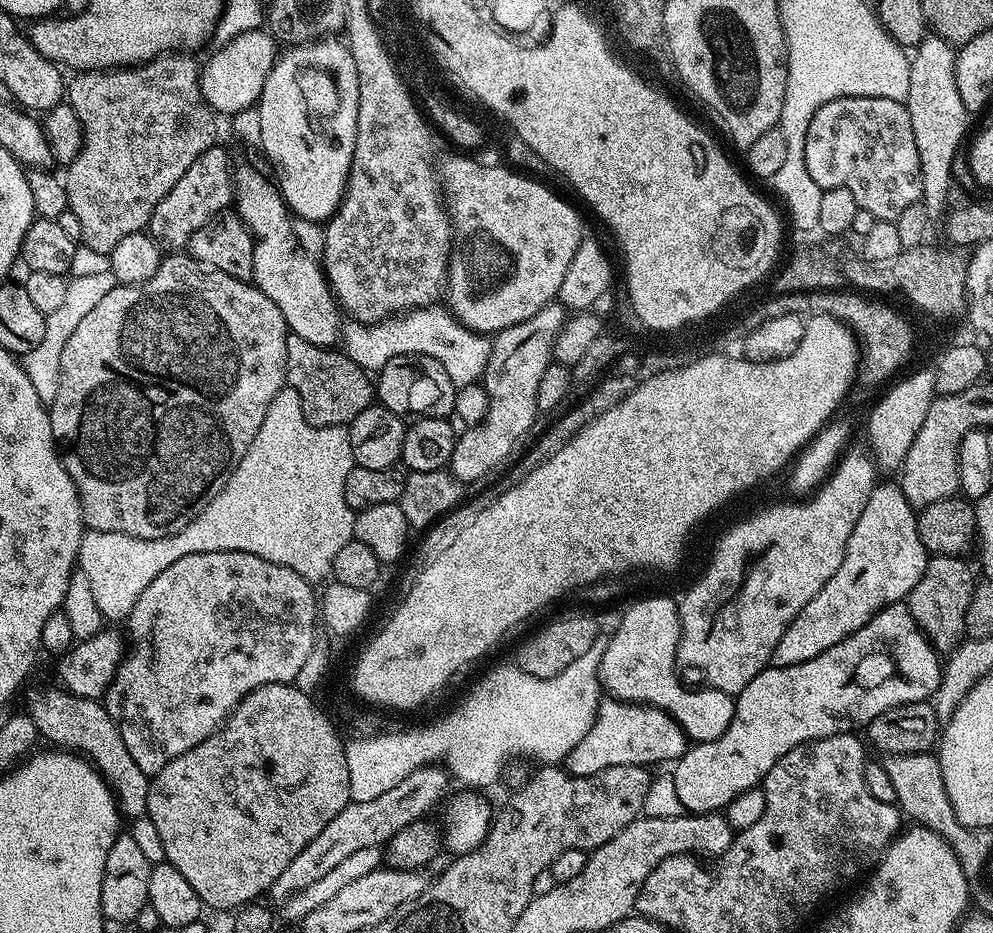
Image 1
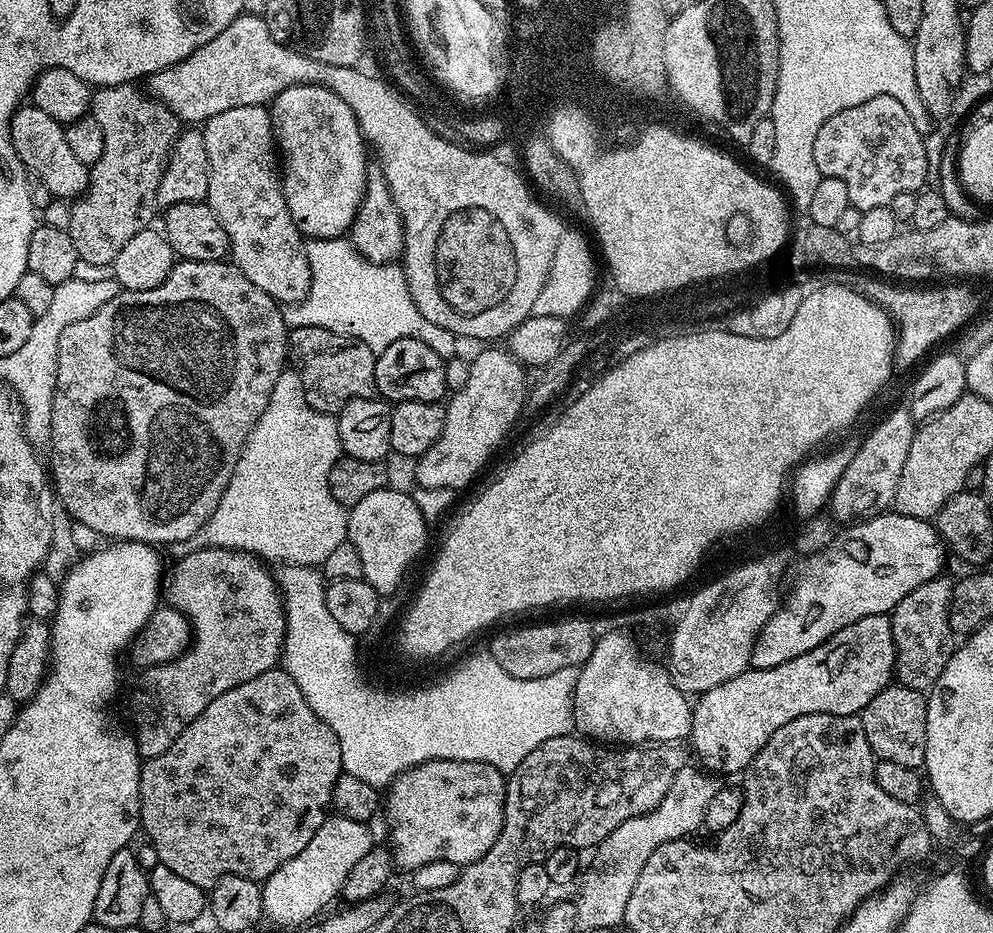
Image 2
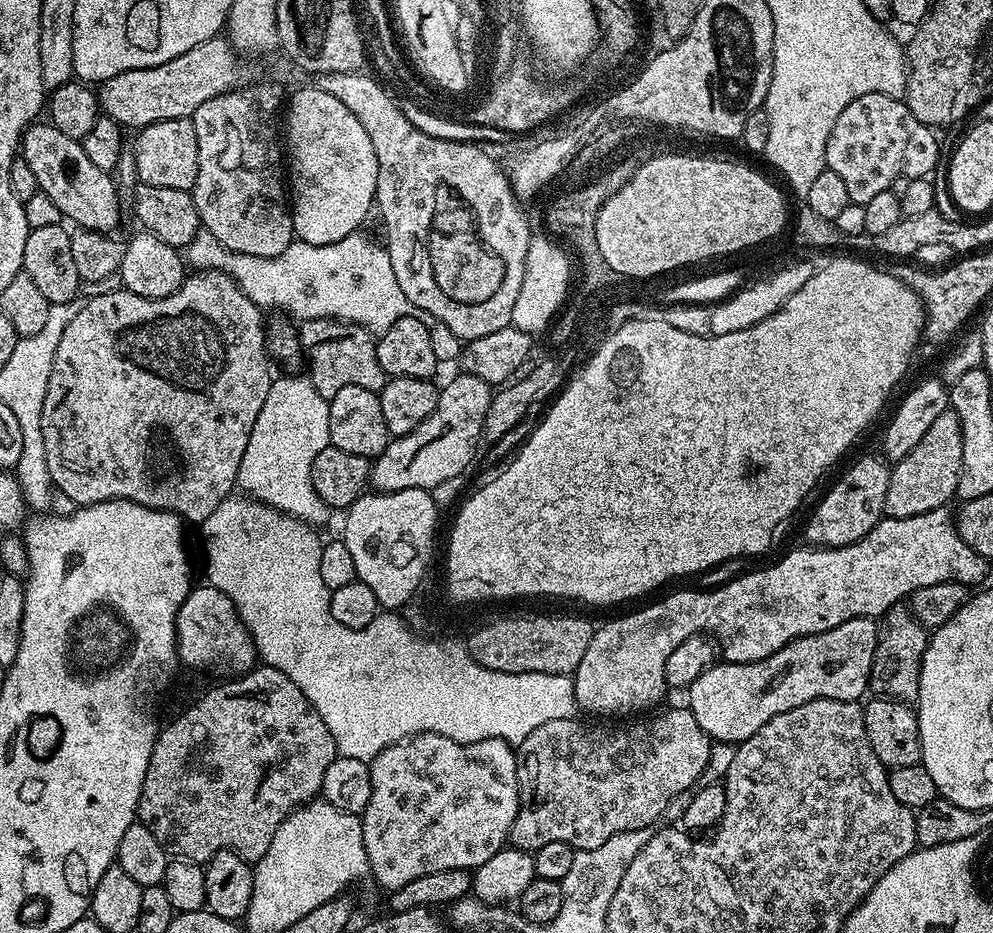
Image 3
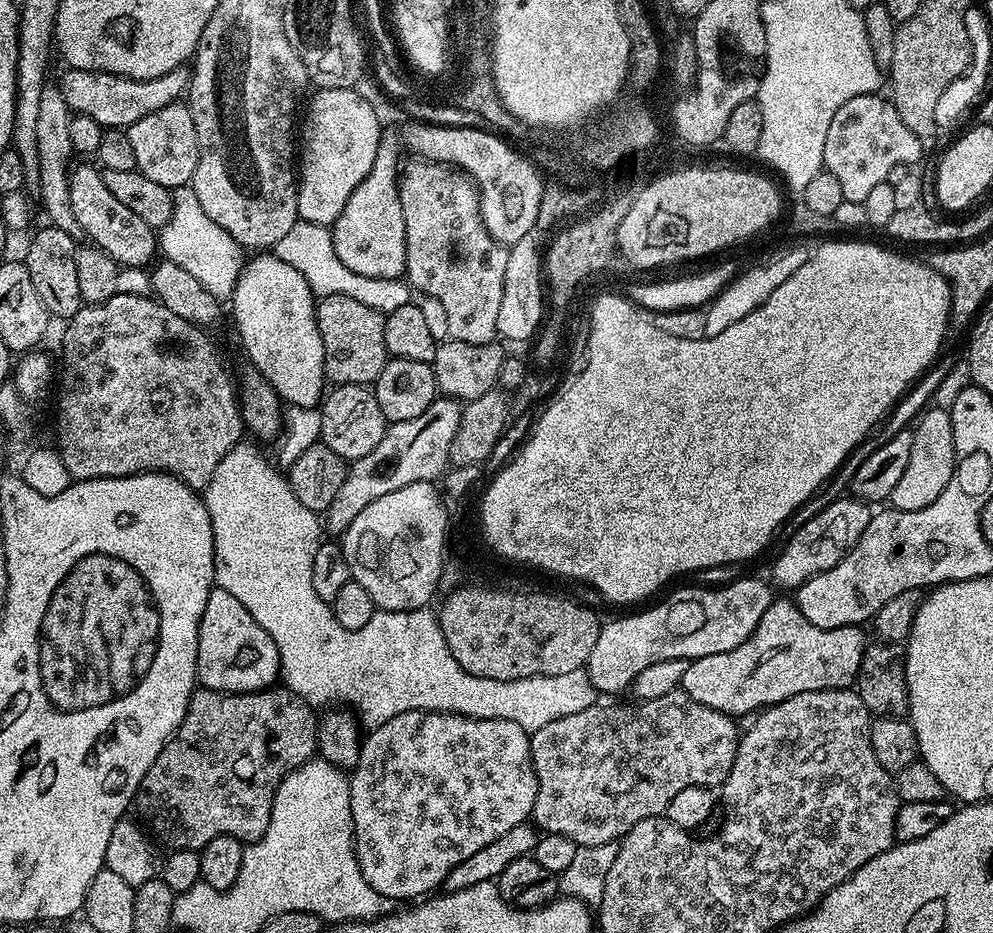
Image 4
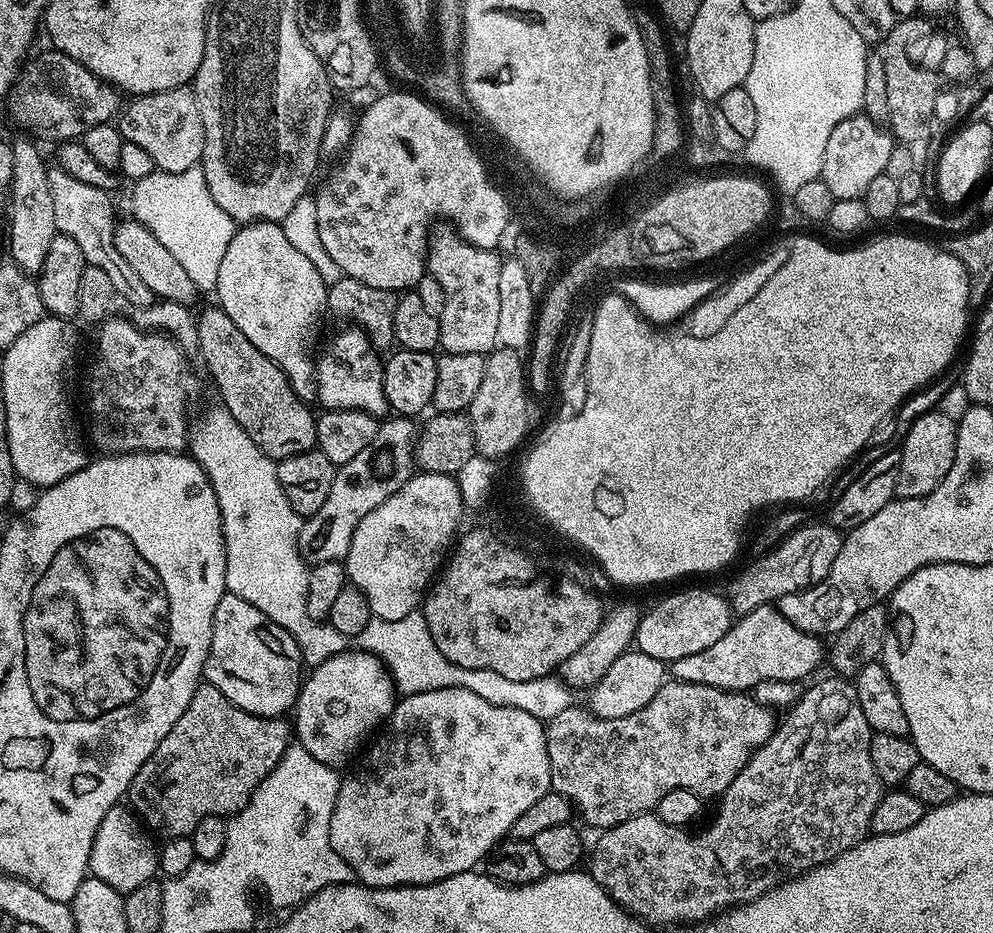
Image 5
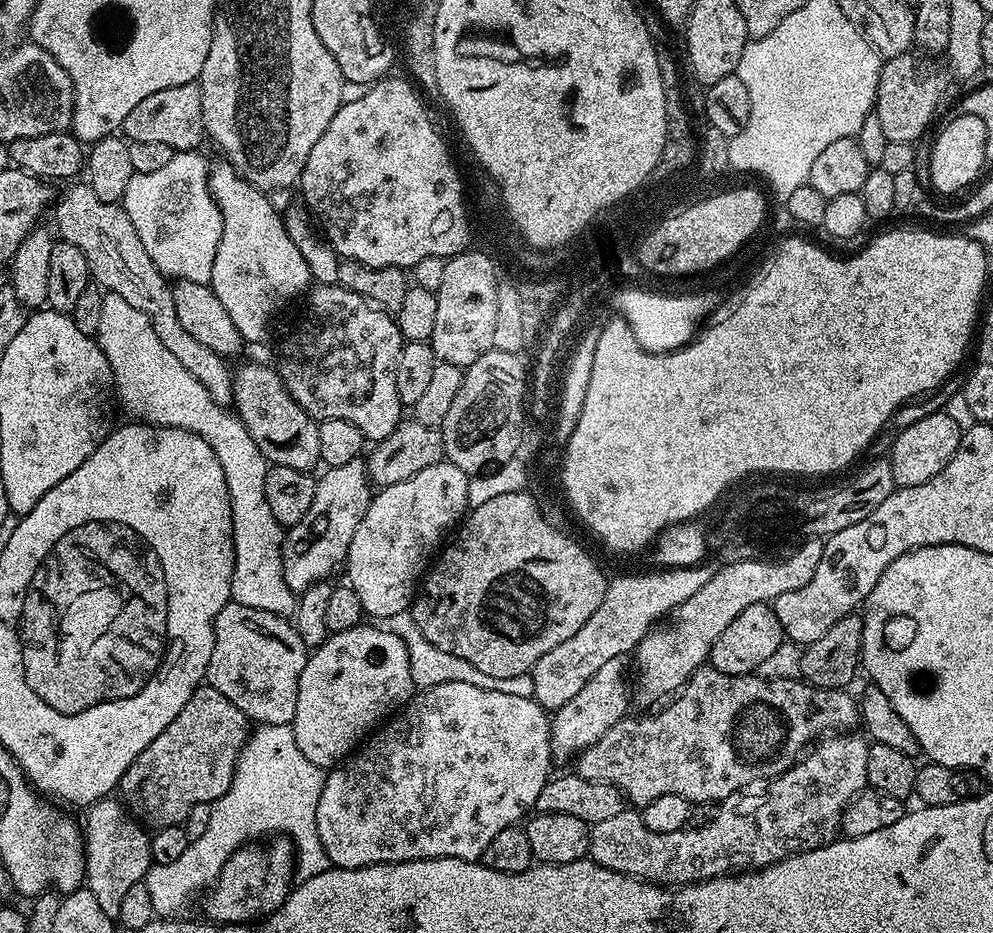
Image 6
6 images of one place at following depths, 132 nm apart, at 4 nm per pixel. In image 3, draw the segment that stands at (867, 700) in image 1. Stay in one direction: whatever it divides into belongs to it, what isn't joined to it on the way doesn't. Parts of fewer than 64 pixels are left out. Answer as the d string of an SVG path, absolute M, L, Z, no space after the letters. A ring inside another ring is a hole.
M870 616L854 618L834 626L834 630L791 640L789 644L758 662L714 662L706 671L698 674L698 678L694 678L694 682L687 688L686 707L694 714L694 718L698 718L698 726L702 726L702 730L706 730L706 734L714 742L738 745L746 738L758 734L758 730L762 730L762 726L766 726L770 718L786 714L786 710L794 710L794 706L802 706L815 700L859 701L860 695L869 691L868 679L870 666L874 662L876 625L877 621Z

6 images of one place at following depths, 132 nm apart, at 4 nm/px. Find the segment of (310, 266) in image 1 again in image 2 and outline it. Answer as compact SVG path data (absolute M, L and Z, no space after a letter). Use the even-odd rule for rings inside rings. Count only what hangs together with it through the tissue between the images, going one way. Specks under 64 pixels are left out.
M265 105L234 106L234 110L222 110L214 118L203 121L202 131L208 159L208 198L206 203L225 231L230 249L230 260L258 286L266 290L270 298L284 306L299 304L308 296L312 275L306 251L305 237L300 235L294 218L286 206L284 185L278 175L278 141L272 126L272 113Z

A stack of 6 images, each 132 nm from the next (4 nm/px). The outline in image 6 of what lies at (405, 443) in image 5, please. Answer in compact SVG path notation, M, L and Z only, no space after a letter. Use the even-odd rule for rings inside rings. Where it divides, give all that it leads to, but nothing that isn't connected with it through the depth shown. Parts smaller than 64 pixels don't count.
M363 459L346 462L346 466L334 466L324 470L322 474L319 473L314 498L310 502L306 514L302 514L302 518L297 524L291 525L284 534L282 574L284 575L286 586L290 586L292 592L299 594L310 586L327 581L329 579L328 575L339 564L341 567L347 561L348 547L362 522L362 518L366 514L366 510L372 504L373 495L374 488L367 476L366 464Z

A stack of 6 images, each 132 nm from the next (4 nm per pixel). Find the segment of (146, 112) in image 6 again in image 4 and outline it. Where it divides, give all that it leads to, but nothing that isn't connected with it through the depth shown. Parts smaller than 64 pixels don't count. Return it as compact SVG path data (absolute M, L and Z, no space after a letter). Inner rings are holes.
M187 103L162 106L162 110L146 114L146 118L138 118L138 122L131 124L126 131L130 147L134 150L137 172L146 174L146 178L151 178L153 182L158 182L158 186L166 186L170 190L191 185L192 175L200 161L200 147L198 130L194 130L194 118Z

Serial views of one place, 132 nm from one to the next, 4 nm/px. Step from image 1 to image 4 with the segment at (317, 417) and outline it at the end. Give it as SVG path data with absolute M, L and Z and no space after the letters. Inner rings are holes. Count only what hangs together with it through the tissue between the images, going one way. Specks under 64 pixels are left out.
M334 294L321 296L316 302L316 325L322 334L324 375L329 385L375 385L378 374L390 359L384 337L384 316L355 298Z

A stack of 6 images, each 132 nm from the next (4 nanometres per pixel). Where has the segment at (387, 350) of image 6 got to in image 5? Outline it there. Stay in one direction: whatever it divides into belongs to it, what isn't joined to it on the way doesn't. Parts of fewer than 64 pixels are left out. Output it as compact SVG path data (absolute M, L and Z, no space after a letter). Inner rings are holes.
M344 326L340 333L315 357L316 400L321 409L362 410L377 418L389 415L384 389L384 360L367 336L355 326Z

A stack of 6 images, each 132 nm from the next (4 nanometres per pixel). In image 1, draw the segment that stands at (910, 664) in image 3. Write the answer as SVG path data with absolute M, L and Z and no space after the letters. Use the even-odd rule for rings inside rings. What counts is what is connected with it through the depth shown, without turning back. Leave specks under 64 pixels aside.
M933 555L928 561L923 578L914 586L911 594L906 597L906 603L914 622L923 630L925 638L931 642L933 648L941 654L955 652L957 644L961 643L966 610L970 608L970 598L977 586L977 581L972 580L972 568L966 561L967 559L958 556Z

